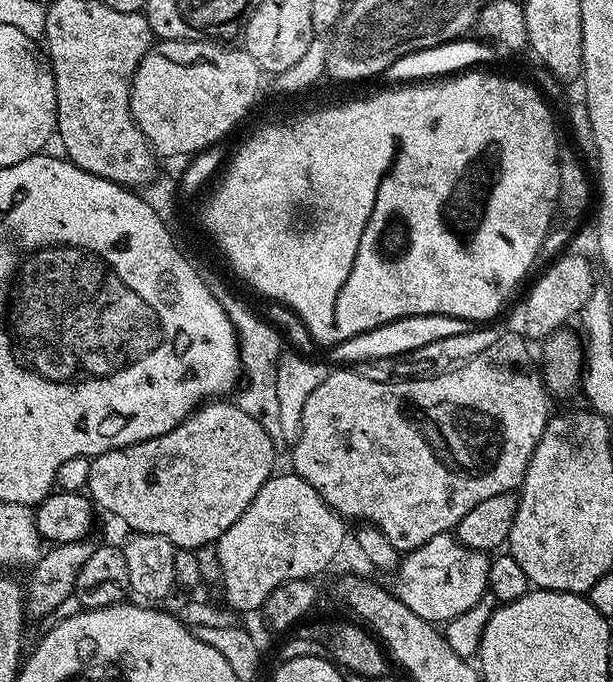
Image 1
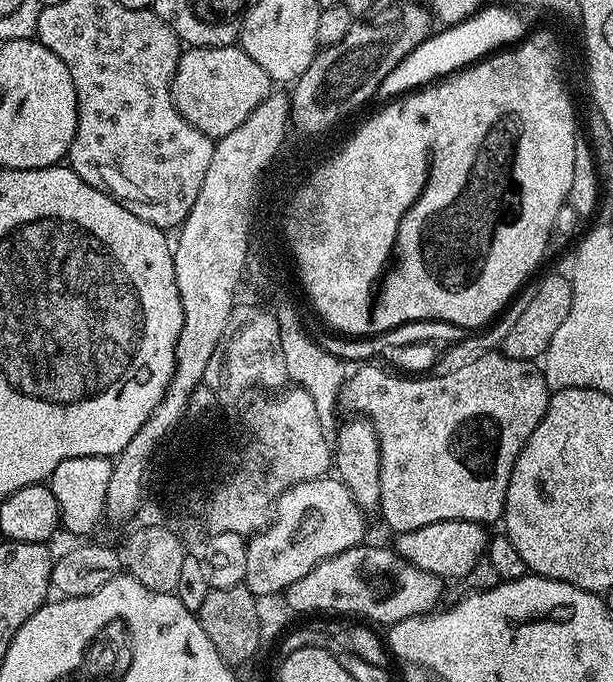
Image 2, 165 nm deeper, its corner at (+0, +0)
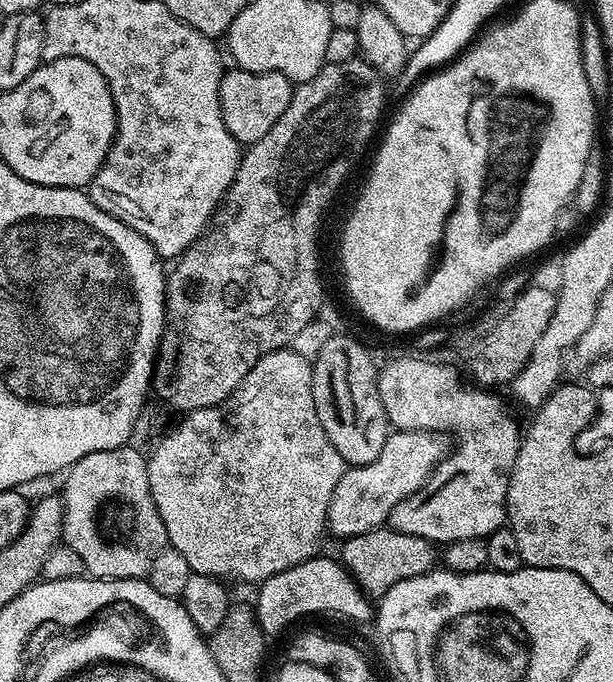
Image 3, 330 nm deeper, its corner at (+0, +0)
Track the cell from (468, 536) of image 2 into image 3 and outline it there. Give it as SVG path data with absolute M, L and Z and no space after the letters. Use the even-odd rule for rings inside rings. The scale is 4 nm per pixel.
M387 526L347 537L343 544L344 549L338 553L339 559L356 579L356 583L372 598L383 596L386 589L398 582L406 582L406 578L433 571L438 564L438 548L432 541L418 538L414 534L395 532Z

